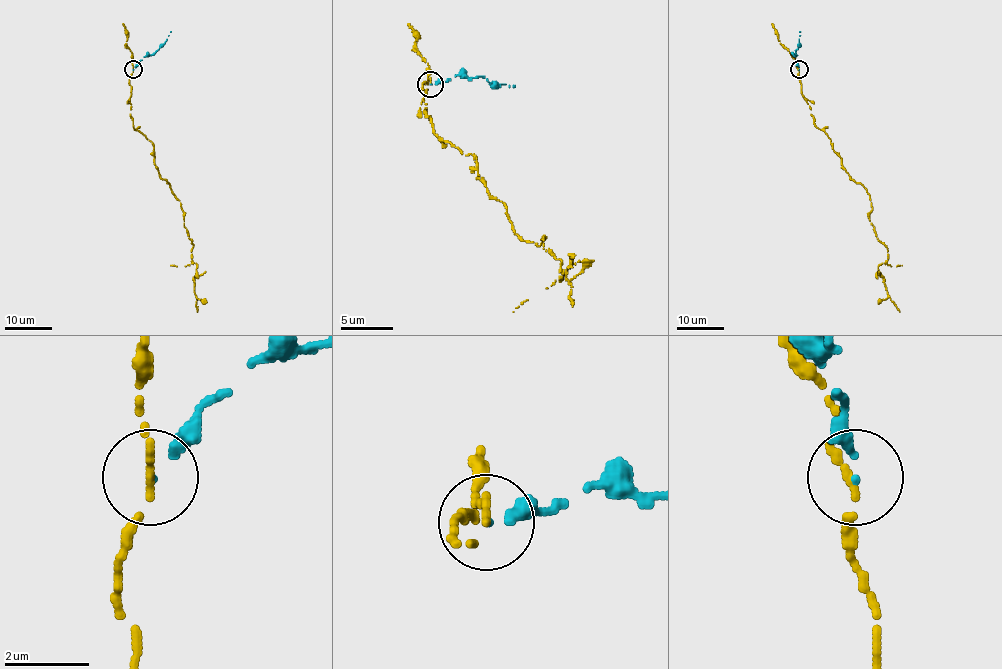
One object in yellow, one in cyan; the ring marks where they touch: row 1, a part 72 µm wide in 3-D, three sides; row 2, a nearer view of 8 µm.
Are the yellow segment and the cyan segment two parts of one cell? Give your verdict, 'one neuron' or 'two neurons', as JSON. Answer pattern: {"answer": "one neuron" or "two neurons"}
{"answer": "two neurons"}

